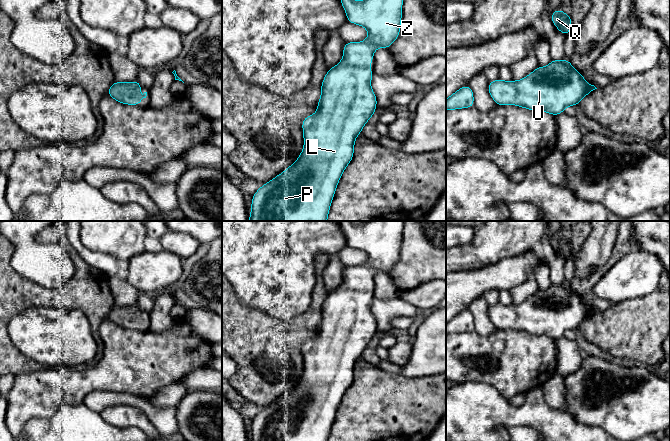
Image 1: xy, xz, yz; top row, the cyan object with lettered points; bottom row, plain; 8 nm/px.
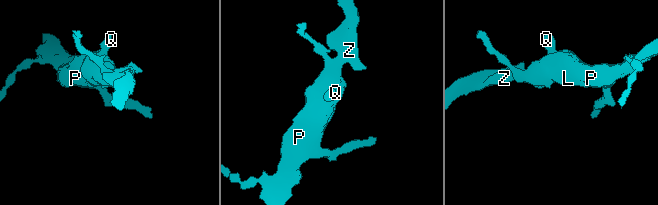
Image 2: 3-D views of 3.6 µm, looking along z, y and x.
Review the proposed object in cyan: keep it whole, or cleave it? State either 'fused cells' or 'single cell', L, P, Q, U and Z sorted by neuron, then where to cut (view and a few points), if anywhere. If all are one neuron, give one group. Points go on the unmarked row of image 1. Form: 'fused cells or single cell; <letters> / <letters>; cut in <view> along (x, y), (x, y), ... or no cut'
single cell; L P Q U Z; no cut

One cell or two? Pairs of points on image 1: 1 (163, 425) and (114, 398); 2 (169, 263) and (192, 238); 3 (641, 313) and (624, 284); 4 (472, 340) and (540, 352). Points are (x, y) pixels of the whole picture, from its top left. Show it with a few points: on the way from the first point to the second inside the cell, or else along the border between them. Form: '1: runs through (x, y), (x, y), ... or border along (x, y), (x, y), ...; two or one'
1: runs through (152, 413), (142, 403), (126, 399); one
2: border along (163, 248), (181, 257); two
3: border along (655, 289), (645, 295), (625, 299), (615, 304); two
4: runs through (489, 352), (523, 352); one

